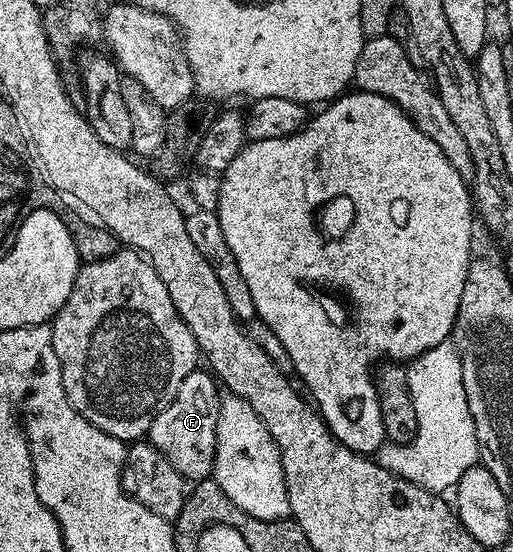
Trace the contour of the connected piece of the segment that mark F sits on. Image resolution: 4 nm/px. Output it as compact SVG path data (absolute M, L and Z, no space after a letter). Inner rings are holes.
M194 370L191 374L187 374L187 378L183 378L183 386L179 386L173 401L154 416L147 433L148 443L154 444L167 458L167 462L171 462L171 466L175 466L175 470L179 470L179 474L189 482L208 480L213 474L217 449L217 423L222 398L222 393L217 392L217 388L219 389L218 381L208 371Z

